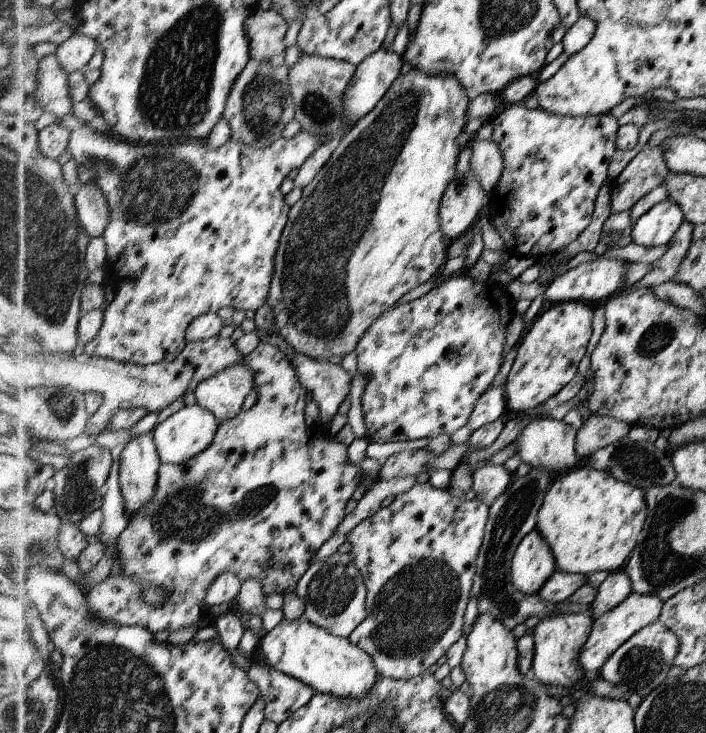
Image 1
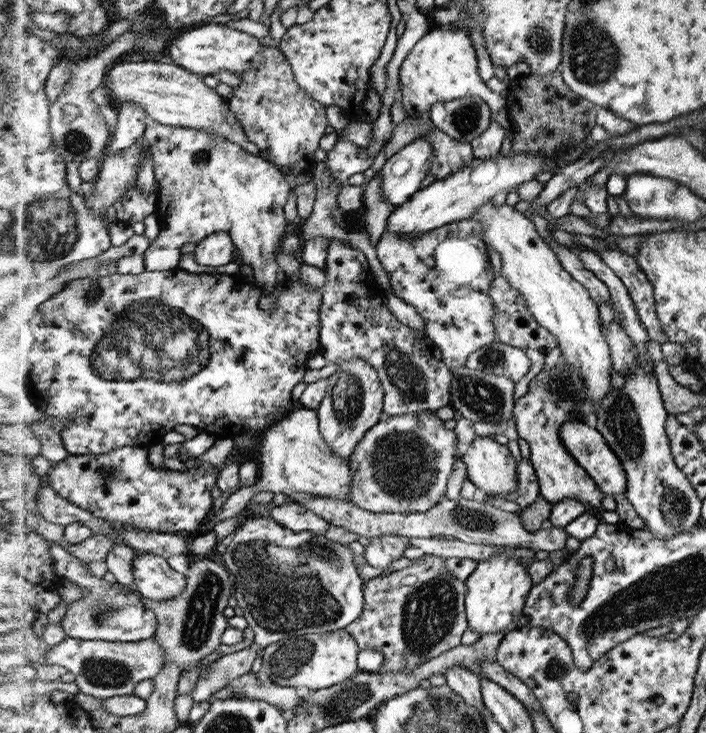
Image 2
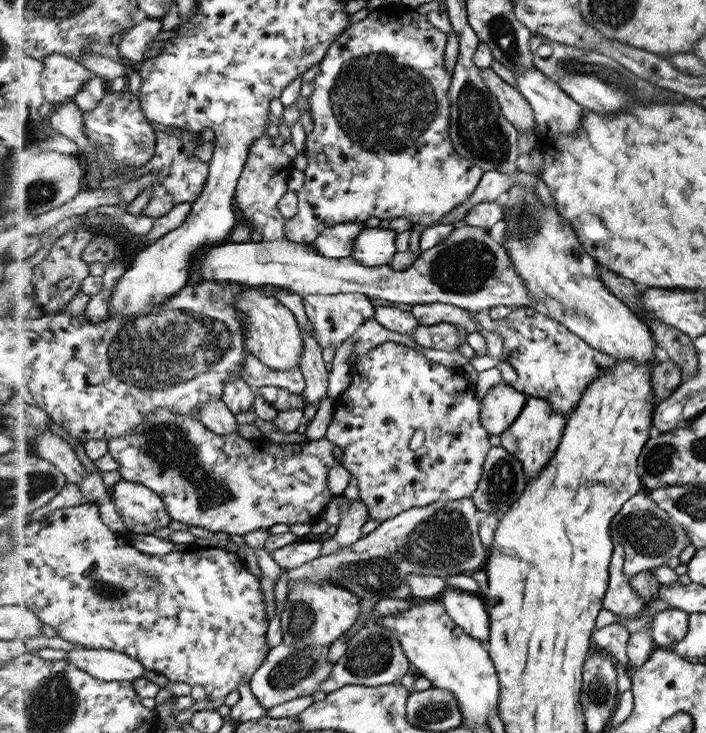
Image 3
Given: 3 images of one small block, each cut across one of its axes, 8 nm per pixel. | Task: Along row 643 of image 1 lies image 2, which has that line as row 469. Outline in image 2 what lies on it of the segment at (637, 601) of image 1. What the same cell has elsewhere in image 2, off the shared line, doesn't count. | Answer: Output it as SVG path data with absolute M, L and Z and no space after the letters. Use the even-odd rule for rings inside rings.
M583 419L578 421L568 420L568 422L564 422L563 426L560 426L560 434L569 454L576 458L580 466L583 466L588 474L595 479L605 496L614 496L614 494L626 492L628 478L626 478L623 462L620 461L620 458L617 457L599 430L586 425Z

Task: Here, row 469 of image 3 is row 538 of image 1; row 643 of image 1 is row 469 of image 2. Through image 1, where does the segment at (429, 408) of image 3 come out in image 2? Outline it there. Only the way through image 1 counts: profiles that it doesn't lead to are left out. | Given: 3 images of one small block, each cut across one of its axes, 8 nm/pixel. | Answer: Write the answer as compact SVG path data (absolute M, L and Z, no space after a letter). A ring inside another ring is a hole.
M426 410L398 416L390 415L386 420L379 420L364 434L349 458L350 466L355 471L352 475L350 501L376 514L382 512L412 514L427 512L444 500L448 478L454 472L456 462L463 458L459 452L454 429L446 428L444 421L434 416L434 412Z

